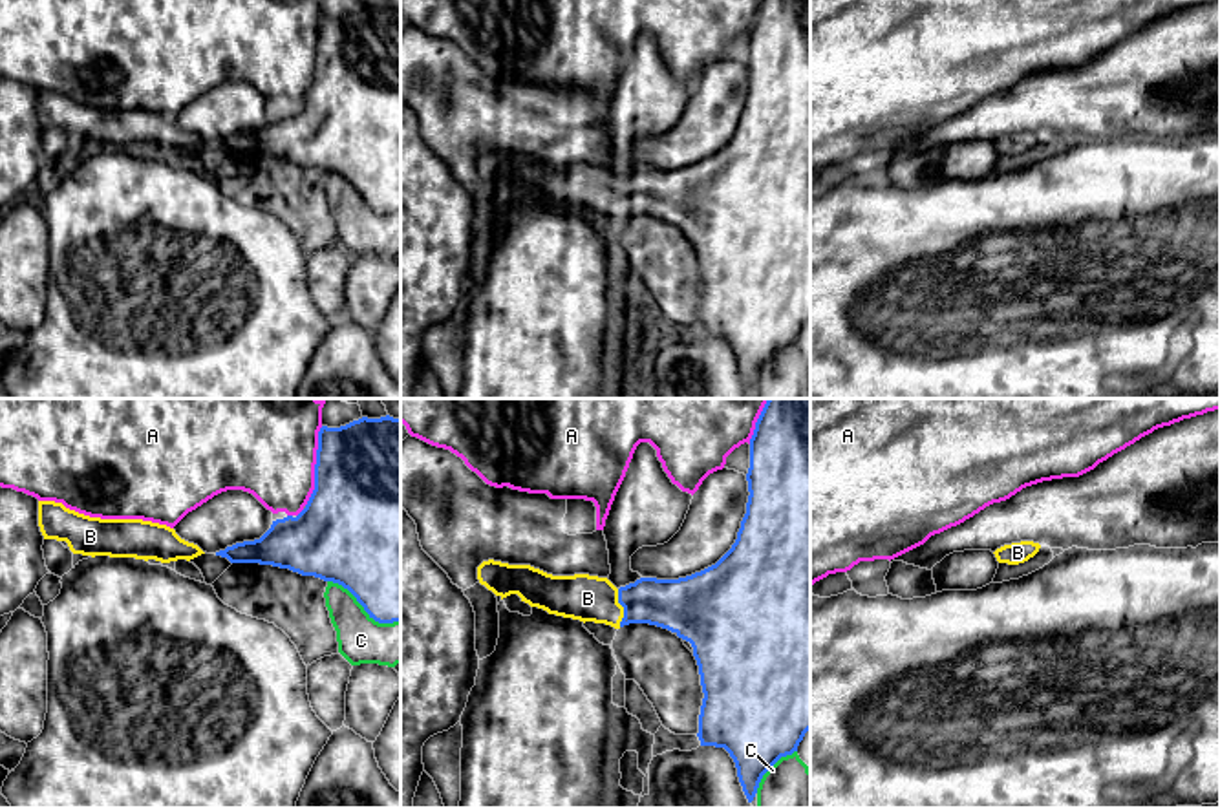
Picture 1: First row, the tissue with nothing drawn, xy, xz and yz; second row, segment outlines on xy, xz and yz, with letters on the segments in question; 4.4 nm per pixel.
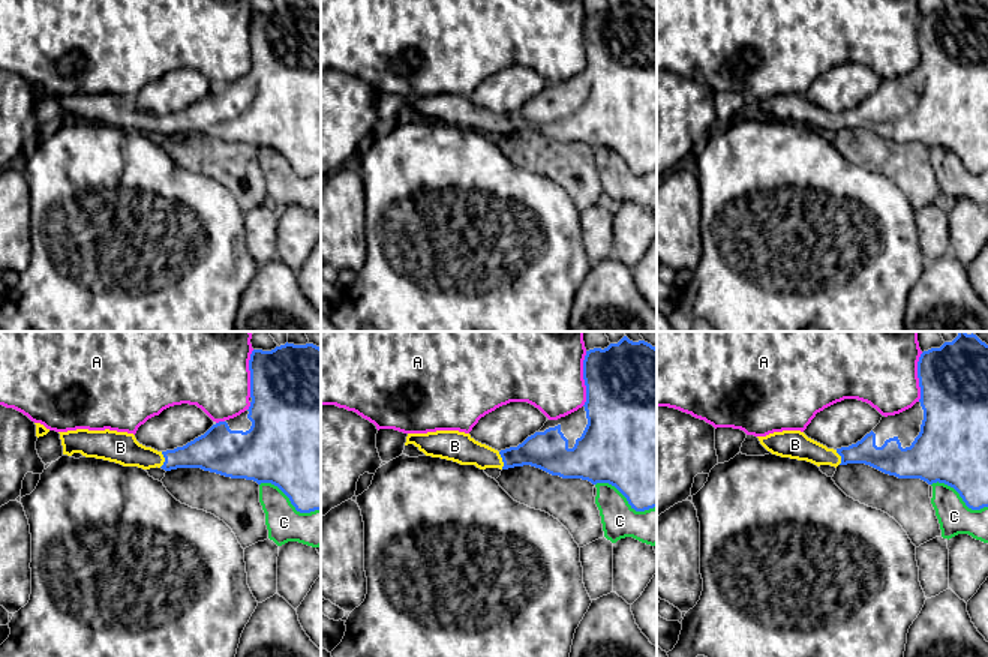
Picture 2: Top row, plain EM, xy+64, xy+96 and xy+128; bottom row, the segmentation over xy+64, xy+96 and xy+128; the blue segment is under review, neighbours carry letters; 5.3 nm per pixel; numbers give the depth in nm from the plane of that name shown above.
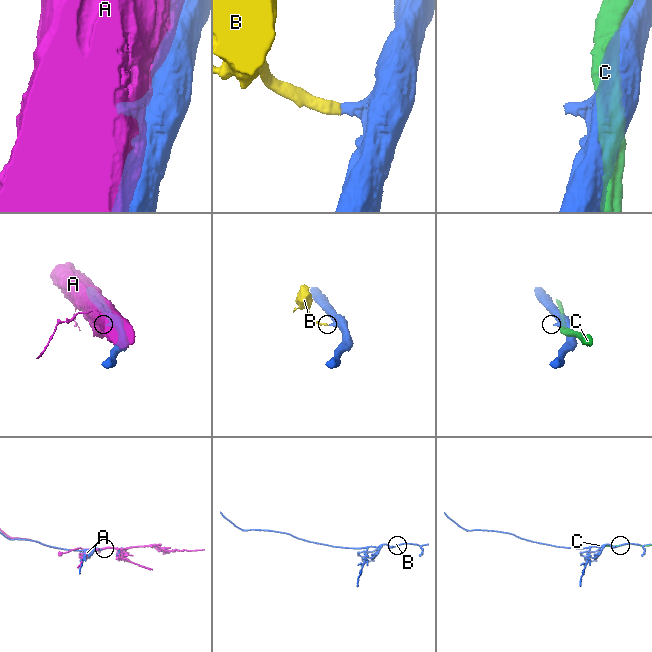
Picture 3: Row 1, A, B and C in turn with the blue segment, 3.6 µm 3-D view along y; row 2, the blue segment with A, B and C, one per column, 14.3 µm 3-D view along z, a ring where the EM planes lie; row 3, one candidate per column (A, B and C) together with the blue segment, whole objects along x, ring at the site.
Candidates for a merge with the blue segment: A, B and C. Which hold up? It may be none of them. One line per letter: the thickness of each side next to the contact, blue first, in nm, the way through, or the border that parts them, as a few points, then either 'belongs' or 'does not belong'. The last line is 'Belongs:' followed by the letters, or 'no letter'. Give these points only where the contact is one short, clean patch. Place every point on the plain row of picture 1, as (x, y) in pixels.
A: 500/400 nm | does not belong
B: 240/200 nm | across xz (679, 196), (622, 196), (608, 196), (588, 189) | belongs
C: 500/200 nm | does not belong
Belongs: B

